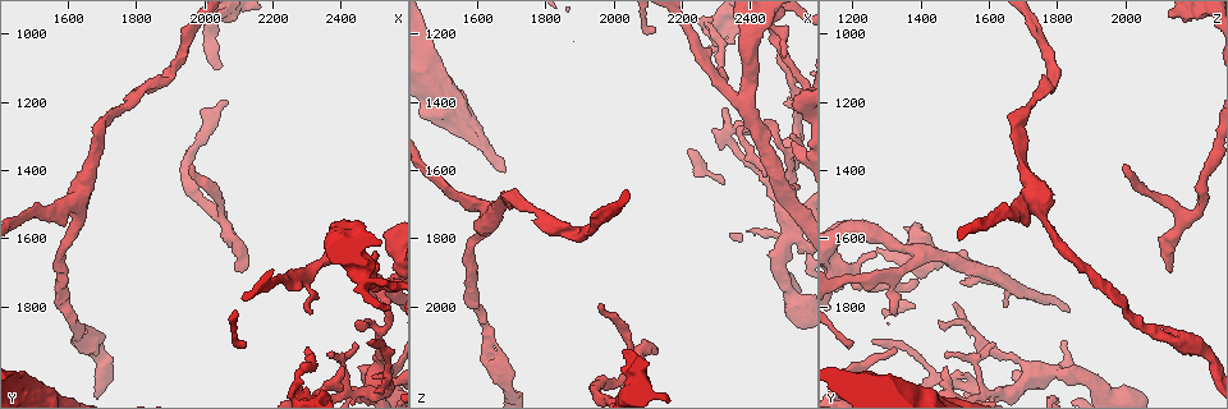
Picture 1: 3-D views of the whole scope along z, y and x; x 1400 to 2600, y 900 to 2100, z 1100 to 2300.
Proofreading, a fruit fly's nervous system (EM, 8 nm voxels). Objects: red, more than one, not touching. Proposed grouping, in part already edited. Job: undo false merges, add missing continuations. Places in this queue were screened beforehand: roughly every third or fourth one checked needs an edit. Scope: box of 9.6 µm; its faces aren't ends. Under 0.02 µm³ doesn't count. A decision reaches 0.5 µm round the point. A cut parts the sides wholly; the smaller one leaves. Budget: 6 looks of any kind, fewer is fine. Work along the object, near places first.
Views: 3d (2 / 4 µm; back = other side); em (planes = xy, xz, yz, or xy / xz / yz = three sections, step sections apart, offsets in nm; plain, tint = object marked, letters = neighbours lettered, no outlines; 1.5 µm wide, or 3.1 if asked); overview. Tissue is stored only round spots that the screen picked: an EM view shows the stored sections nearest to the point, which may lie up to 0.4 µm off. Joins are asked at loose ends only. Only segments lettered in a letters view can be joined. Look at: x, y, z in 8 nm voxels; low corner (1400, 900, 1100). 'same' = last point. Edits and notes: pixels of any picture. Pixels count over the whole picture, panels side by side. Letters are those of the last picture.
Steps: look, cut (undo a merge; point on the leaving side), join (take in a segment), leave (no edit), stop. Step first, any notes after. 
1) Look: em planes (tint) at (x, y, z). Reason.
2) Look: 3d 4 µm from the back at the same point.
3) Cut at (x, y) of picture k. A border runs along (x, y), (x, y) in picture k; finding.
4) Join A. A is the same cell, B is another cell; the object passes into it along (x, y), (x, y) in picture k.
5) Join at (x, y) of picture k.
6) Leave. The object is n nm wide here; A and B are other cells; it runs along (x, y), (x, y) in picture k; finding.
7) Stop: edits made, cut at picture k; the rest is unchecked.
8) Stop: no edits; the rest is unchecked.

Look: em planes (tint) at (2040, 1530, 2190). Branch point.

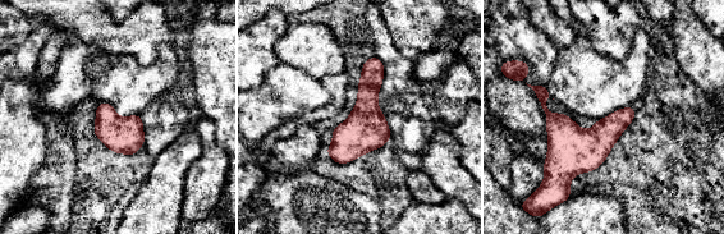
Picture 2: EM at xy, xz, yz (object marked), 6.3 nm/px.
Look: em planes (letters) at the same point. What lies round it.

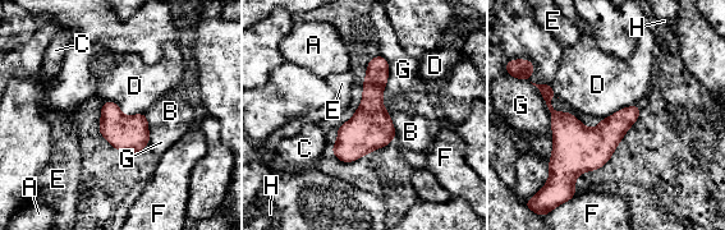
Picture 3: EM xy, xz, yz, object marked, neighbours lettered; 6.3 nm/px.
Leave. The object is 170 nm wide here; A, B, C, D, E, F, G and H are other cells; one neuron here.

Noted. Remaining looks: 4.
Look: em planes (letters) at (1970, 1390, 2000). Thin end.

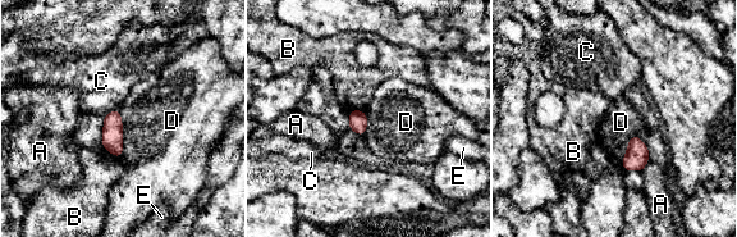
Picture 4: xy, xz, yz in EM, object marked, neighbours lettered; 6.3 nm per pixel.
Leave. A, B, C, D and E are other cells; none of them fits.

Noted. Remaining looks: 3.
Look: 3d 2 µm at (2310, 1930, 1330). An open end.

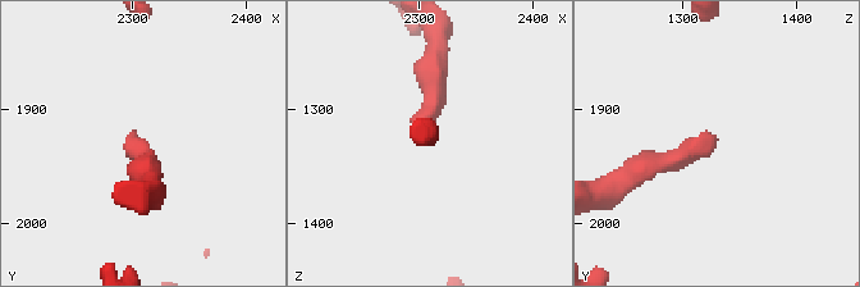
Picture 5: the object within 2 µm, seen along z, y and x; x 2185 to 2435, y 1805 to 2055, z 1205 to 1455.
Look: em 3.1 µm planes (letters) at (2302, 1930, 1332).

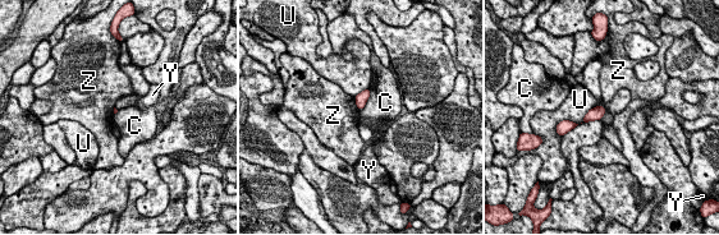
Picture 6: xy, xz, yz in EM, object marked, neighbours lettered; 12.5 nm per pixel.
Leave. The longest contact is with U, 500 nm; C, U, Y and Z are other cells; a border runs along (370, 88), (370, 96), (360, 110) in picture 6; no lettered segment goes on from it.

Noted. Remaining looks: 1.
Stop: no edits; the rest is unchecked.

